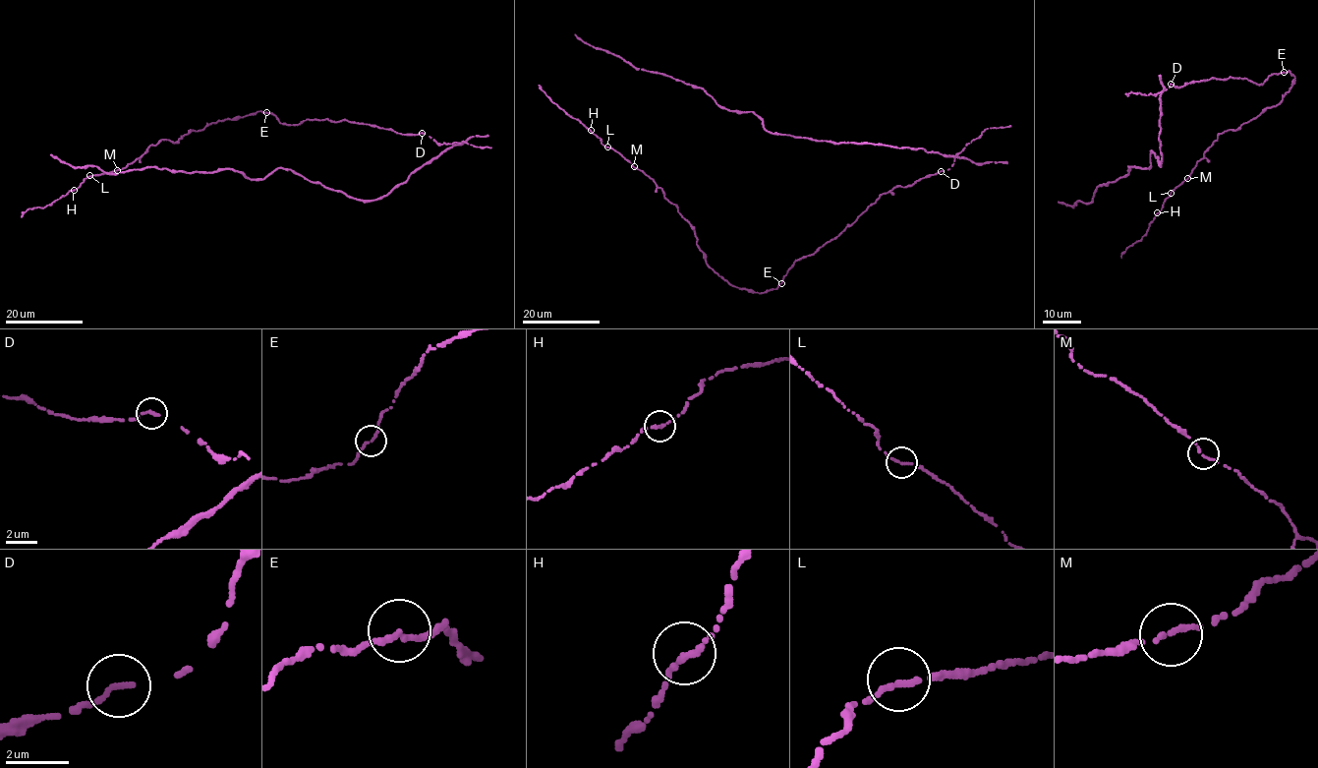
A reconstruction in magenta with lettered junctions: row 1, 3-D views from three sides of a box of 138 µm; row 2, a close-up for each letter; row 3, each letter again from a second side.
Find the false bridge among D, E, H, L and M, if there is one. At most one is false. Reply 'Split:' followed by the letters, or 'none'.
Split: none

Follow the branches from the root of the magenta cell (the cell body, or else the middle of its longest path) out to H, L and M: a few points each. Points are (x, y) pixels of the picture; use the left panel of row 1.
H: (389, 129), (342, 120), (282, 124), (258, 111), (162, 140), (74, 190)
L: (389, 129), (342, 120), (282, 124), (258, 111), (191, 130), (174, 143), (162, 140), (121, 169), (89, 175)
M: (389, 129), (342, 120), (282, 124), (275, 115), (258, 111), (191, 130), (174, 143), (162, 140), (117, 170)

